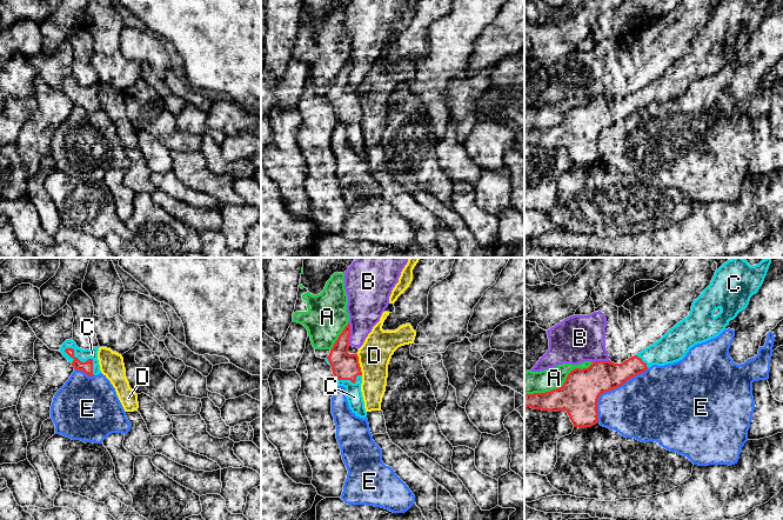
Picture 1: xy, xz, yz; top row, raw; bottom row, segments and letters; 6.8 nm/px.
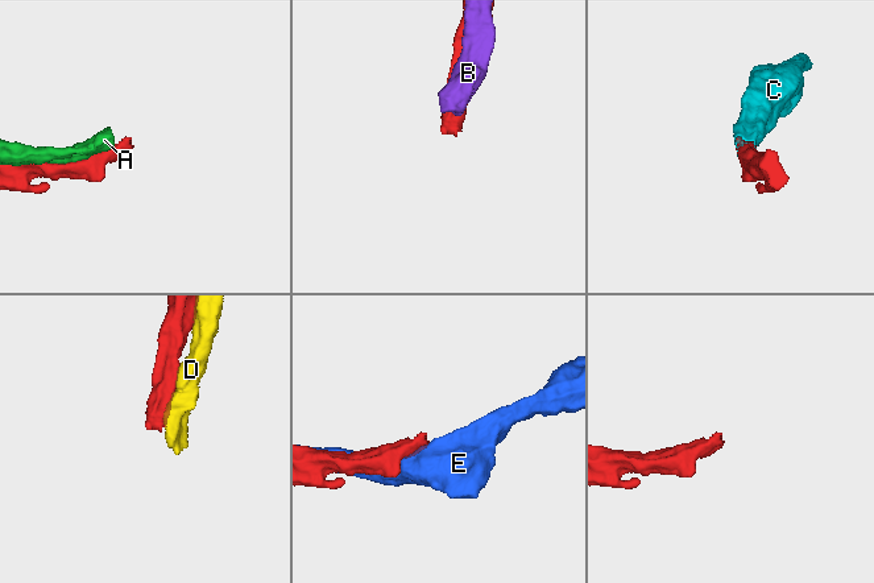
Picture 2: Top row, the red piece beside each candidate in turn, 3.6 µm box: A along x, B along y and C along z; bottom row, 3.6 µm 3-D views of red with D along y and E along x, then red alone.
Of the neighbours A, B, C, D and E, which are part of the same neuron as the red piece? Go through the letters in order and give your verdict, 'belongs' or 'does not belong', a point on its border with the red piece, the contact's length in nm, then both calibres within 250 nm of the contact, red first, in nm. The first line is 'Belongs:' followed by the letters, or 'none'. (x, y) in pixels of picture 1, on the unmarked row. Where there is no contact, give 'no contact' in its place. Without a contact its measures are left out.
Belongs: C
A: does not belong; meets red in yz at (562, 122); contact 500 nm long; 260 nm thick on the red side, 160 nm on the other
B: does not belong; meets red in xz at (349, 70); contact 150 nm long; 190 nm thick on the red side, 260 nm on the other
C: belongs; meets red in xy at (86, 98); contact 280 nm long; 80 nm thick on the red side, 80 nm on the other
D: does not belong; meets red in xz at (359, 101); contact 150 nm long; 190 nm thick on the red side, 220 nm on the other
E: does not belong; meets red in yz at (610, 126); contact 500 nm long; 260 nm thick on the red side, 420 nm on the other

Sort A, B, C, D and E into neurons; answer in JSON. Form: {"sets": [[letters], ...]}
{"sets": [["A"], ["B"], ["C"], ["D"], ["E"]]}

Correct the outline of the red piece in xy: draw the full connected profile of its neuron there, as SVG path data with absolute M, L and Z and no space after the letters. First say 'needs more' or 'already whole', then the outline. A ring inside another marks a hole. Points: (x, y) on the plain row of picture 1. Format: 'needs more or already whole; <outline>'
needs more; M72 75L66 76L60 84L60 88L72 100L74 106L82 107L88 113L101 109L98 96L98 87L99 84L81 86Z

